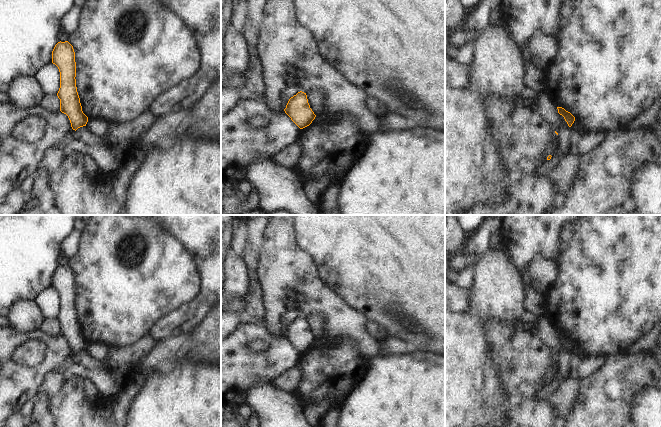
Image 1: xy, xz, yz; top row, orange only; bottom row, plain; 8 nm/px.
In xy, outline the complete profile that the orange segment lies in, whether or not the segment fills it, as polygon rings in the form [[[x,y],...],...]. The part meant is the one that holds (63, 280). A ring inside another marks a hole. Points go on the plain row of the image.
[[[58,266],[52,275],[52,287],[60,296],[60,335],[66,338],[73,354],[86,350],[88,341],[83,337],[76,311],[76,286],[73,270],[68,266]]]

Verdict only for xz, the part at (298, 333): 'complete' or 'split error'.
complete

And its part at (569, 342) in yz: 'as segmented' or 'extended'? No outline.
as segmented

